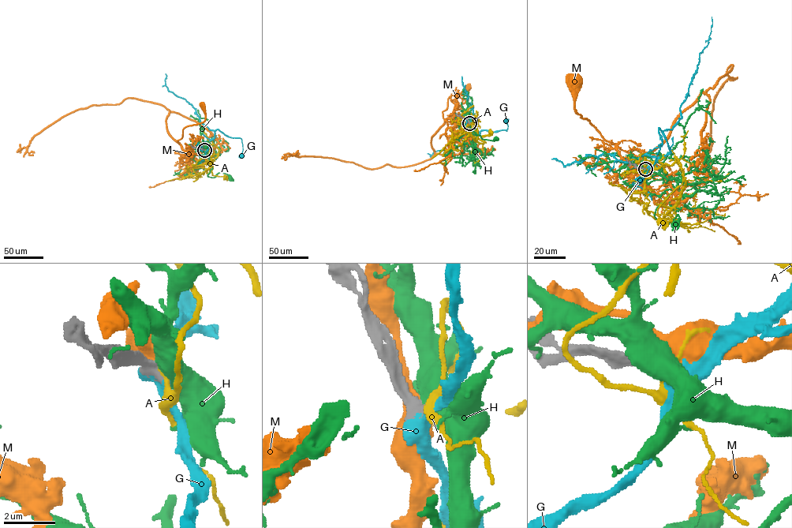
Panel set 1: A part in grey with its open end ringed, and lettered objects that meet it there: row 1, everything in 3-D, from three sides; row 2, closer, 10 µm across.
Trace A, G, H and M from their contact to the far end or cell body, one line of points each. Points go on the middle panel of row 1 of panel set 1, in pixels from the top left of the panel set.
A: (469, 123), (470, 120), (476, 125), (475, 141), (477, 142), (476, 129), (477, 134), (481, 136), (491, 132)
G: (469, 123), (473, 136), (479, 135), (482, 130), (506, 130), (506, 121)
H: (469, 123), (474, 140), (477, 130), (473, 128), (472, 130), (482, 139), (495, 138)
M: (469, 123), (468, 114), (457, 104), (445, 121), (442, 112), (450, 96), (467, 89)

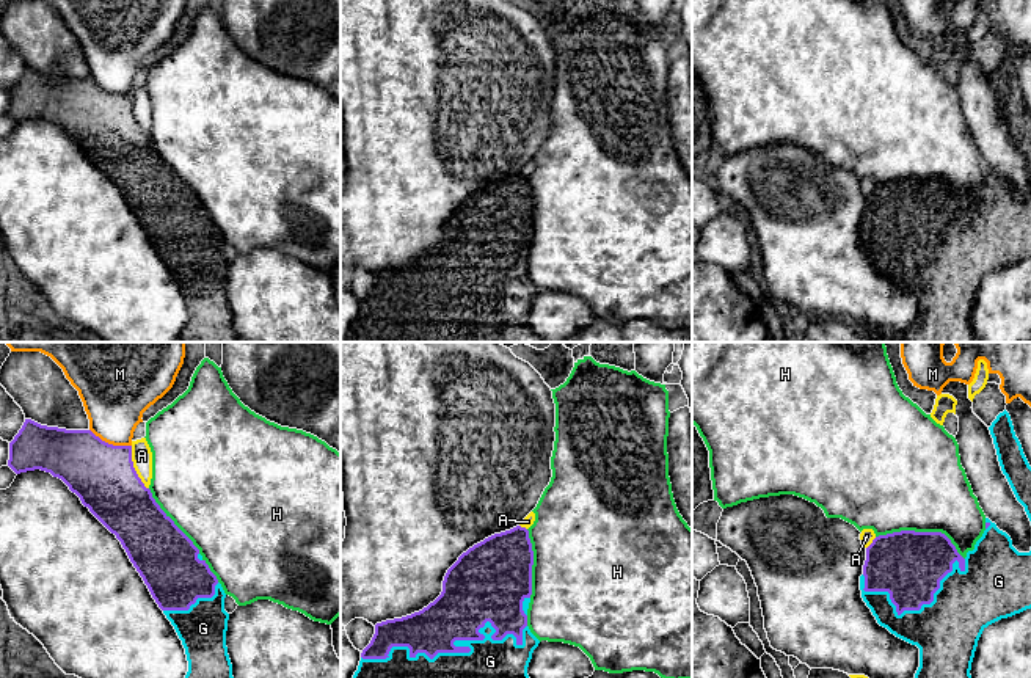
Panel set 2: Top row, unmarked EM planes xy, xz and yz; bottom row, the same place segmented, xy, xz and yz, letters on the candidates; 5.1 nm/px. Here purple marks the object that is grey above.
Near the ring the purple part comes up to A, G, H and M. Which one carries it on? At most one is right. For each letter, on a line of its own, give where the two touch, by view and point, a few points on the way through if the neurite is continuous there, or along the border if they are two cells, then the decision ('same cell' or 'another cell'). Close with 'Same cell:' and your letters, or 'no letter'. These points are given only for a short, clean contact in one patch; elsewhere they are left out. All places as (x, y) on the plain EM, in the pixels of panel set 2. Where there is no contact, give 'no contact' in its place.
A: xy (134, 116) | another cell
G: xz (463, 295) | same cell
H: yz (923, 181) | another cell
M: xy (110, 93) | another cell
Same cell: G

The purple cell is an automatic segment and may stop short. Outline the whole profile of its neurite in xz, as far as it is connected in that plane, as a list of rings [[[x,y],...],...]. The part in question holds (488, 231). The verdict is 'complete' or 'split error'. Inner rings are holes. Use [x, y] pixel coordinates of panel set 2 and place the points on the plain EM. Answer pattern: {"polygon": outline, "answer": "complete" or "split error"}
{"polygon": [[[521,174],[501,182],[494,182],[469,196],[447,218],[443,229],[443,240],[433,251],[411,264],[386,268],[375,273],[375,282],[370,292],[361,301],[358,319],[350,330],[347,342],[543,342],[527,323],[532,301],[540,292],[540,289],[530,281],[527,275],[527,257],[532,243],[532,213],[534,199],[529,187],[529,179]]], "answer": "split error"}

